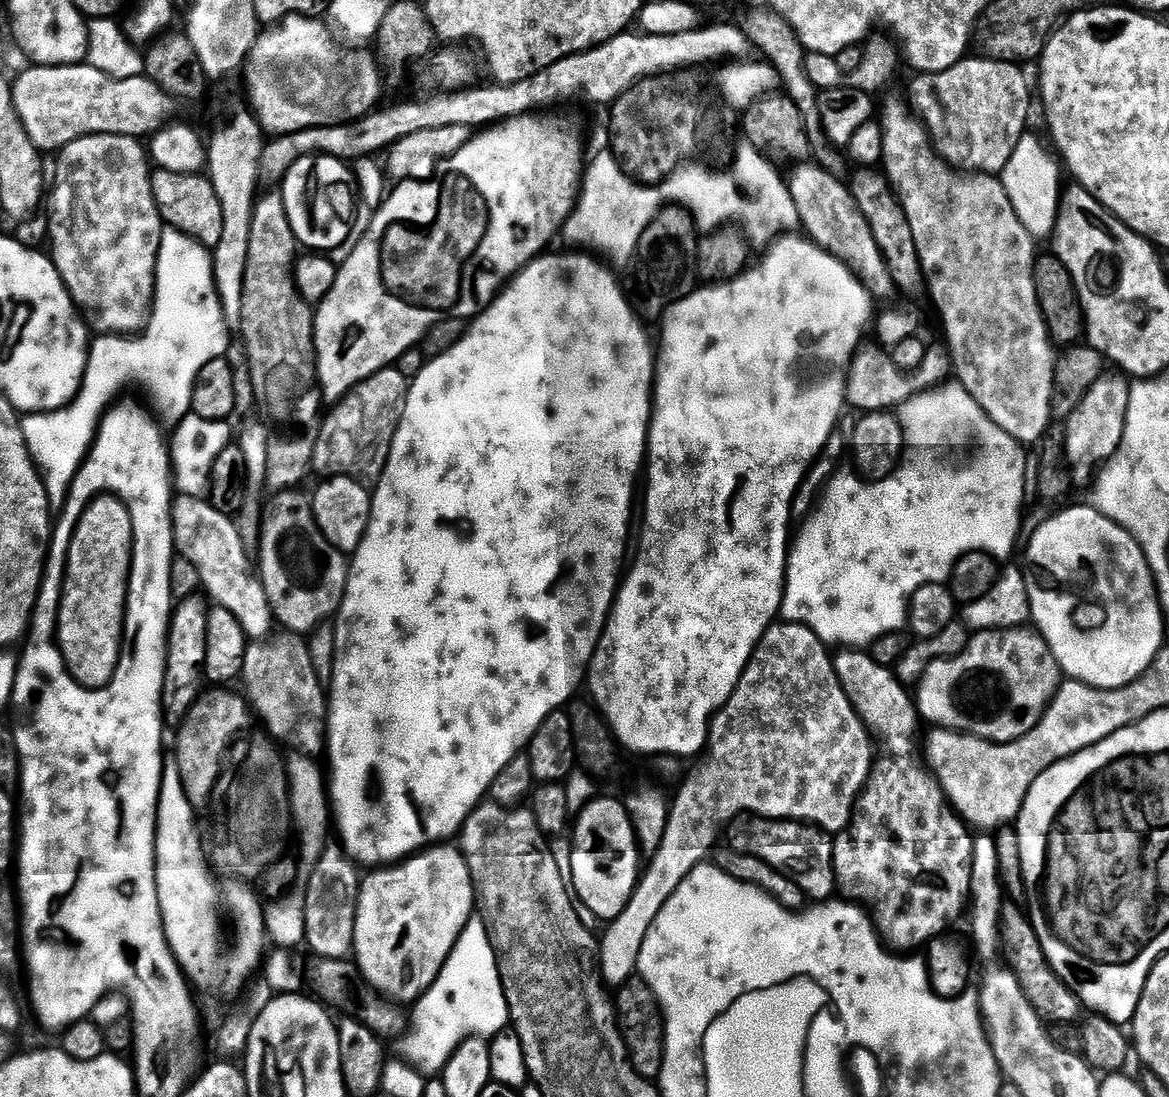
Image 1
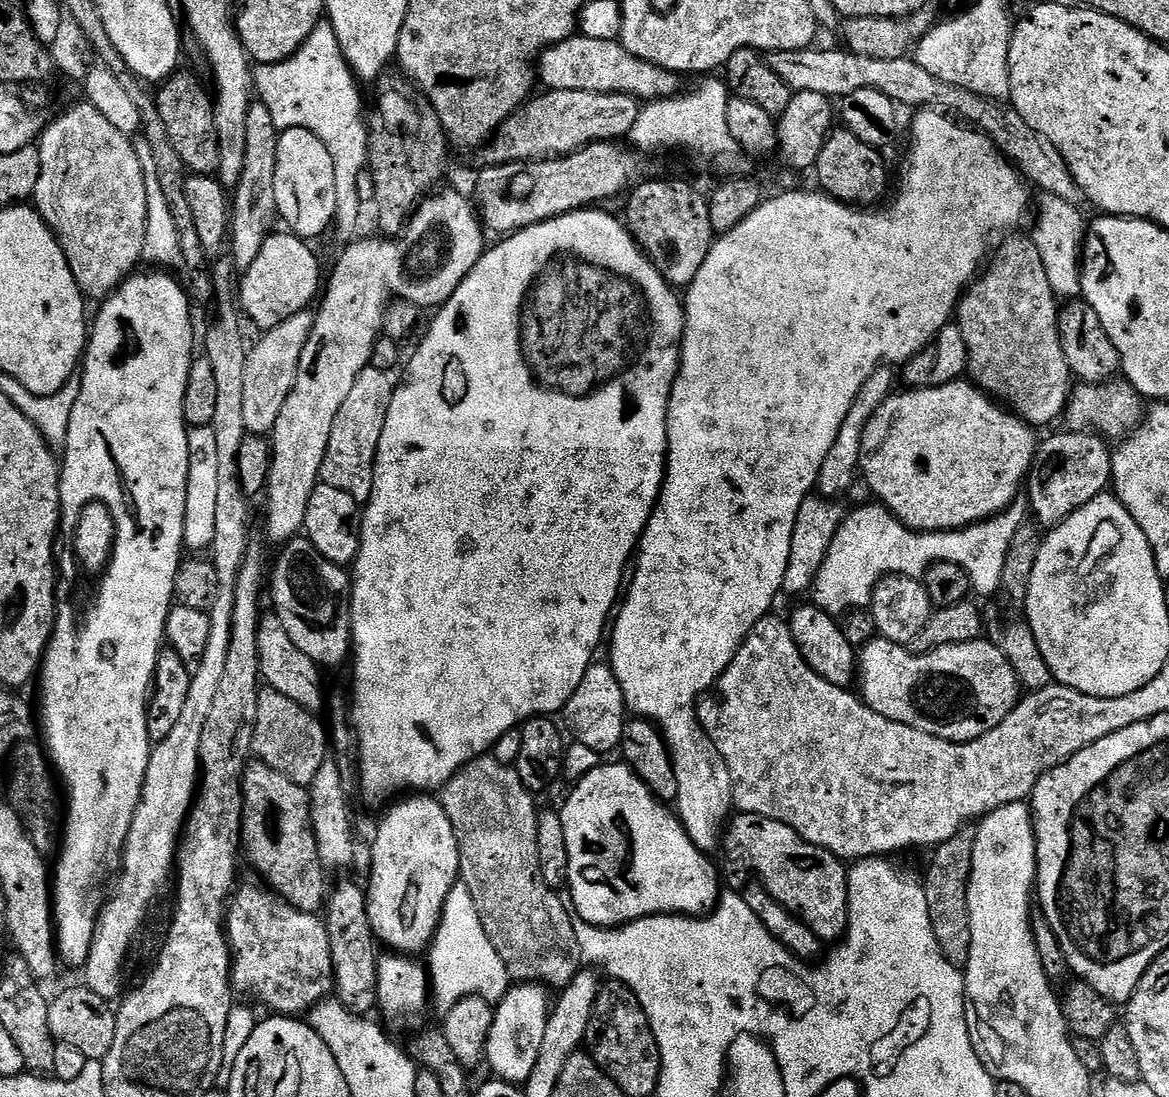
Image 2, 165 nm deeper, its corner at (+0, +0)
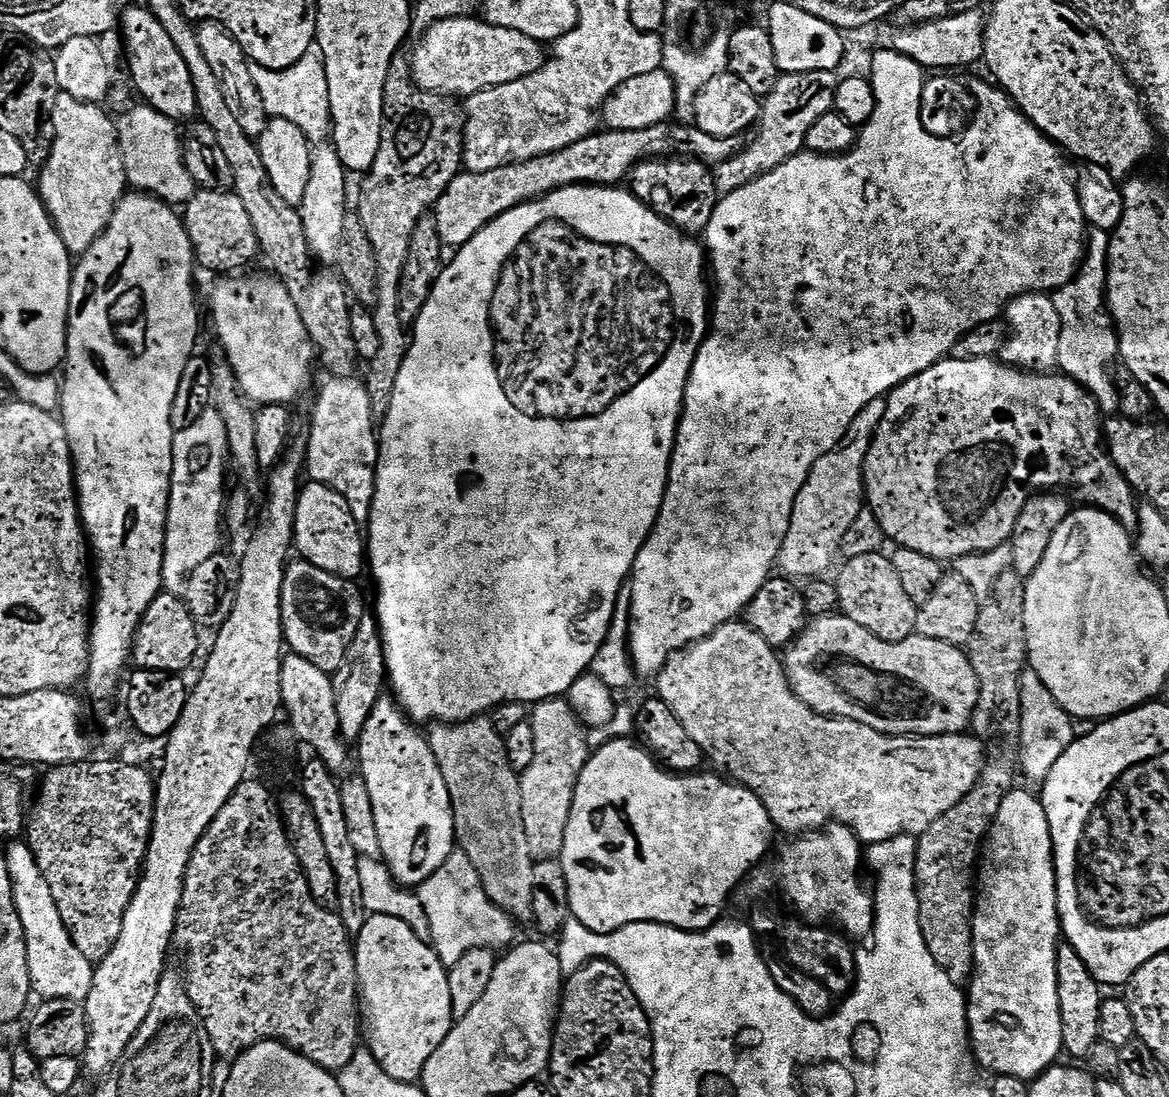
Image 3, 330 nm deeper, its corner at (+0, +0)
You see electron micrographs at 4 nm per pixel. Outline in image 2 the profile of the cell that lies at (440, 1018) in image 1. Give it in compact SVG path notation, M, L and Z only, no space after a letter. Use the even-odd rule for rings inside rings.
M463 882L454 885L446 898L440 925L430 945L431 952L432 957L426 960L430 969L430 996L440 1014L447 1014L458 1002L471 996L498 1002L507 994L510 970L502 962L498 950L494 950L494 942L490 942L486 930L482 930L478 906L474 906L474 898L470 898L470 890L466 890Z

